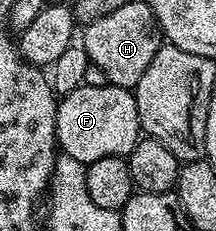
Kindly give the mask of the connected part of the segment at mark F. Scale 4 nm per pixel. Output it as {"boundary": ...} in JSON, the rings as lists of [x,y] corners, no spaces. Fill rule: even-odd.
{"boundary":[[[85,84],[65,95],[56,112],[58,149],[65,157],[84,164],[104,160],[104,156],[128,156],[137,144],[142,125],[136,112],[133,93],[124,86],[92,88]]]}

